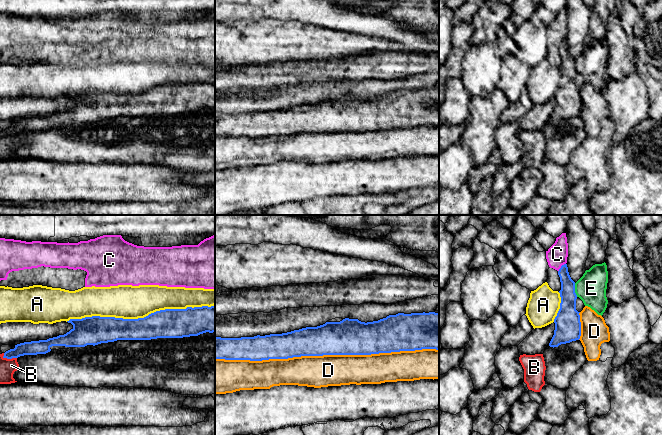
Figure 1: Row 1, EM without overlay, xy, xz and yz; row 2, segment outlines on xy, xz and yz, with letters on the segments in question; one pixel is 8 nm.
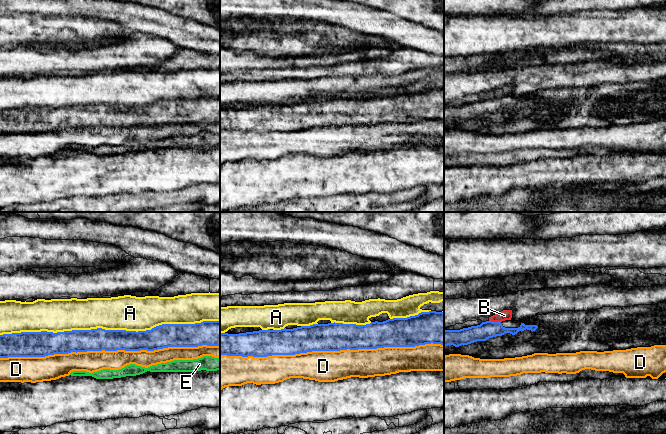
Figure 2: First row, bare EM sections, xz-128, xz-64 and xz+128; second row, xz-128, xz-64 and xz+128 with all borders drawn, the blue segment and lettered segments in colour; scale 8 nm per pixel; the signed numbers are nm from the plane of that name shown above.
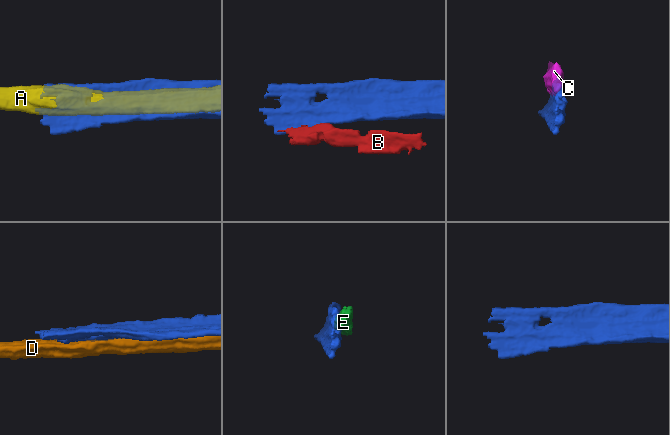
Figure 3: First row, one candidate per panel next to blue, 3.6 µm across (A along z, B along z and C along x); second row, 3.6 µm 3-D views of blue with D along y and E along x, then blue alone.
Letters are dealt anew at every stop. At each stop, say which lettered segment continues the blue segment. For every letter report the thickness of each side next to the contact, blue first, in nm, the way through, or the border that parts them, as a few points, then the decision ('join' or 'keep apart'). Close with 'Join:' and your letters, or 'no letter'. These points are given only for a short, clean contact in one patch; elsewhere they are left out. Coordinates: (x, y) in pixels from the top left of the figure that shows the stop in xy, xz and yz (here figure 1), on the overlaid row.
A: 240 nm thick on the blue side, 280 nm on the other; keep apart
B: 110 nm thick on the blue side, 130 nm on the other; keep apart
C: 130 nm thick on the blue side, 170 nm on the other; keep apart
D: 280 nm thick on the blue side, 260 nm on the other; keep apart
E: 190 nm thick on the blue side, 240 nm on the other; keep apart
Join: no letter

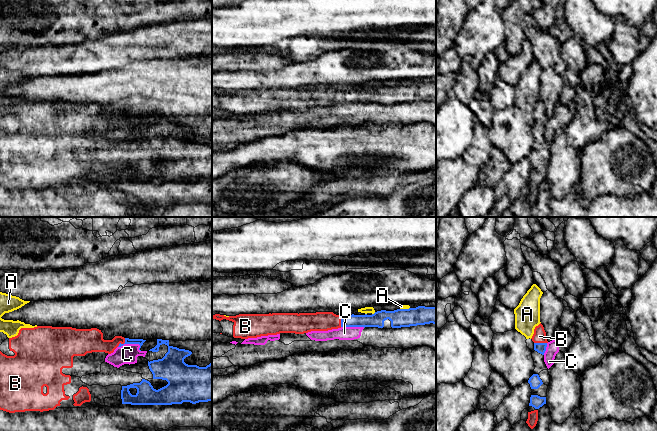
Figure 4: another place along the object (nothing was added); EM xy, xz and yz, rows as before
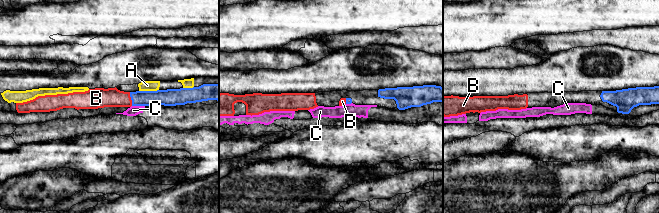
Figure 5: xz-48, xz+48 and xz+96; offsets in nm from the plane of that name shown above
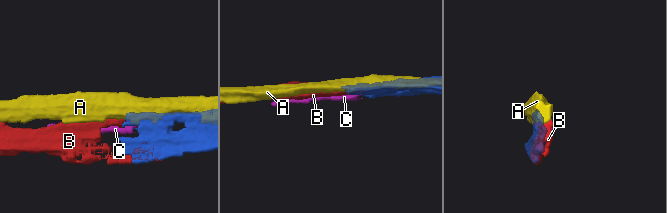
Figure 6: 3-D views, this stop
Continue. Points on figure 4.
A: 150 nm thick on the blue side, 50 nm on the other; keep apart
B: 50 nm thick on the blue side, 180 nm on the other; join
C: 50 nm thick on the blue side, 160 nm on the other; keep apart
Join: B

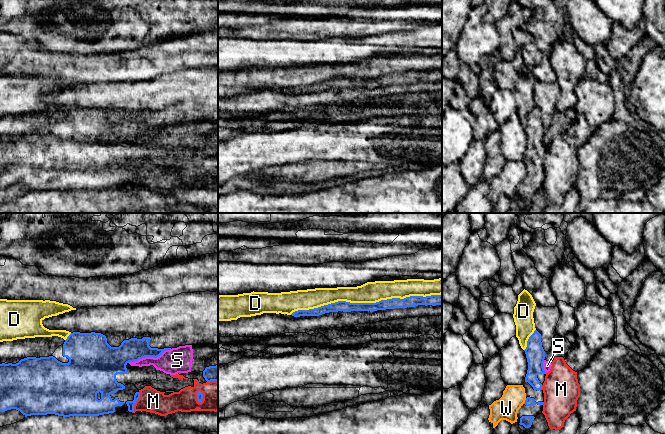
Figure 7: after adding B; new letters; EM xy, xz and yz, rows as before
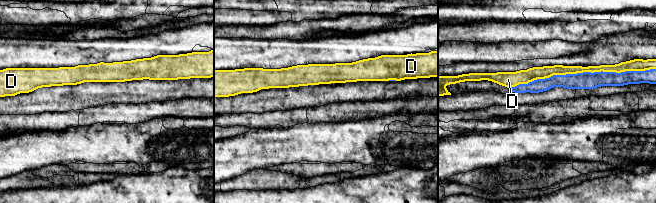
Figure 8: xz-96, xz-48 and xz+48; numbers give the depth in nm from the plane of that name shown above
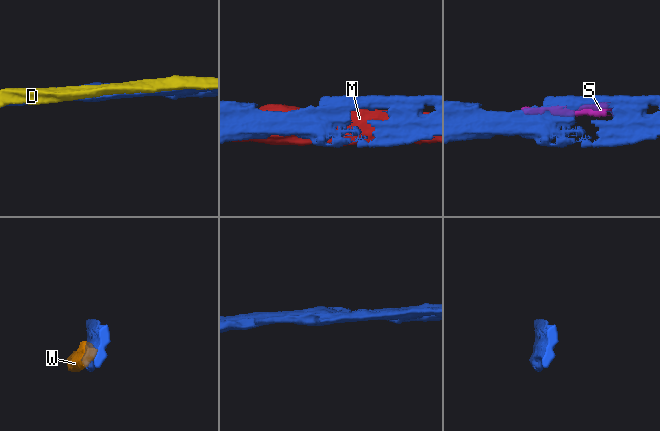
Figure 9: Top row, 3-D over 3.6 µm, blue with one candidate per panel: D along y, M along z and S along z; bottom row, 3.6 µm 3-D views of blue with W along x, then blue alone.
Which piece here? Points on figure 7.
D: 90 nm thick on the blue side, 180 nm on the other; keep apart
M: 60 nm thick on the blue side, 190 nm on the other; keep apart
S: 180 nm thick on the blue side, 200 nm on the other; keep apart
W: 70 nm thick on the blue side, 190 nm on the other; keep apart
Join: no letter

